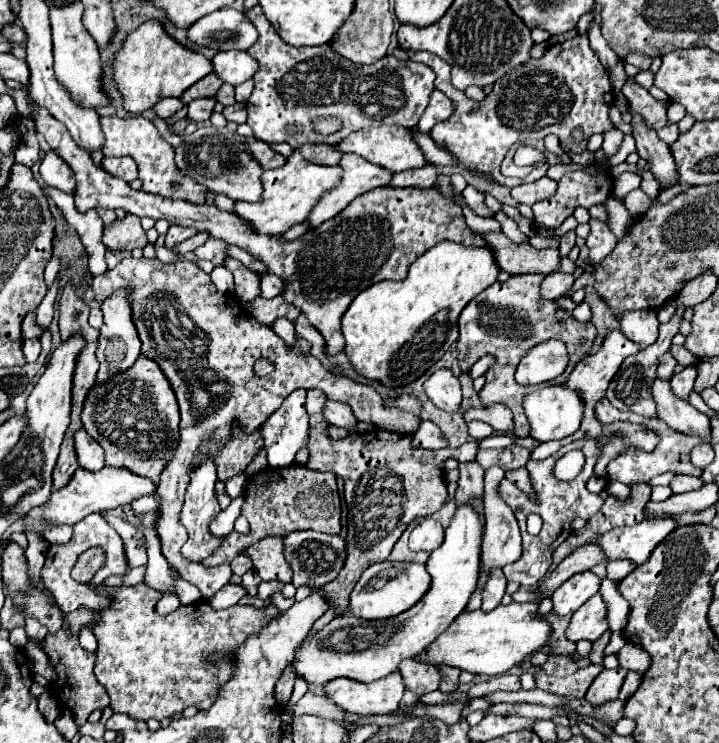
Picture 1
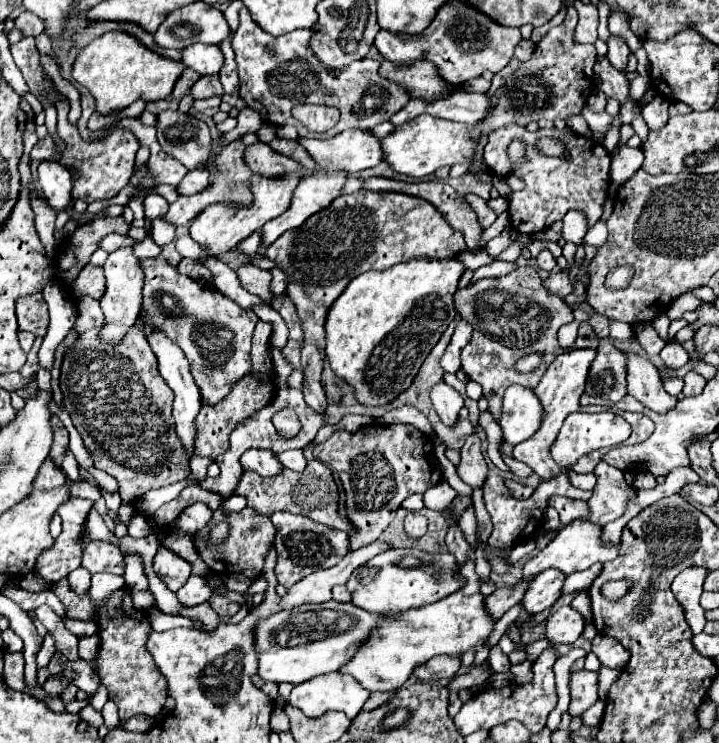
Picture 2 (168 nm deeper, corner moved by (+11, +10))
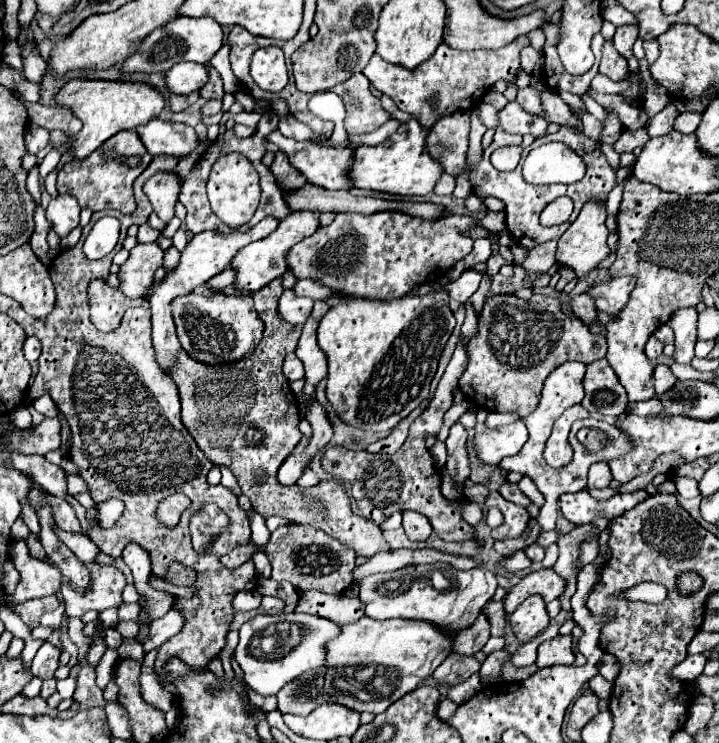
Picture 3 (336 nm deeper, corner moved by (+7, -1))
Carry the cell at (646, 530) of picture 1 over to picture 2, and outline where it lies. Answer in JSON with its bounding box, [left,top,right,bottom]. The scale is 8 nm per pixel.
[523,519,621,579]

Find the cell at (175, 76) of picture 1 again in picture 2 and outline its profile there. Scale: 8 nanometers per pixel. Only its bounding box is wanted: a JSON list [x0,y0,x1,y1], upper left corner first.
[73,29,185,113]

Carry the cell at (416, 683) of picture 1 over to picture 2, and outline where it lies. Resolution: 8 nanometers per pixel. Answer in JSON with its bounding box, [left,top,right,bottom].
[413,657,461,681]

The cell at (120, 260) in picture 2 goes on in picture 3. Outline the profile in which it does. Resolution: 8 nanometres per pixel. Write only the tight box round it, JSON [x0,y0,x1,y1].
[119,242,163,298]

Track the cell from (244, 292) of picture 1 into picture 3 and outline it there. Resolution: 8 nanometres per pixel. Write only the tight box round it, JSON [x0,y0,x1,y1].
[279,290,313,326]

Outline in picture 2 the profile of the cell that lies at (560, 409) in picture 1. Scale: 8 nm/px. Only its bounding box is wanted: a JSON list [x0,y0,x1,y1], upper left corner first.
[499,385,545,445]

